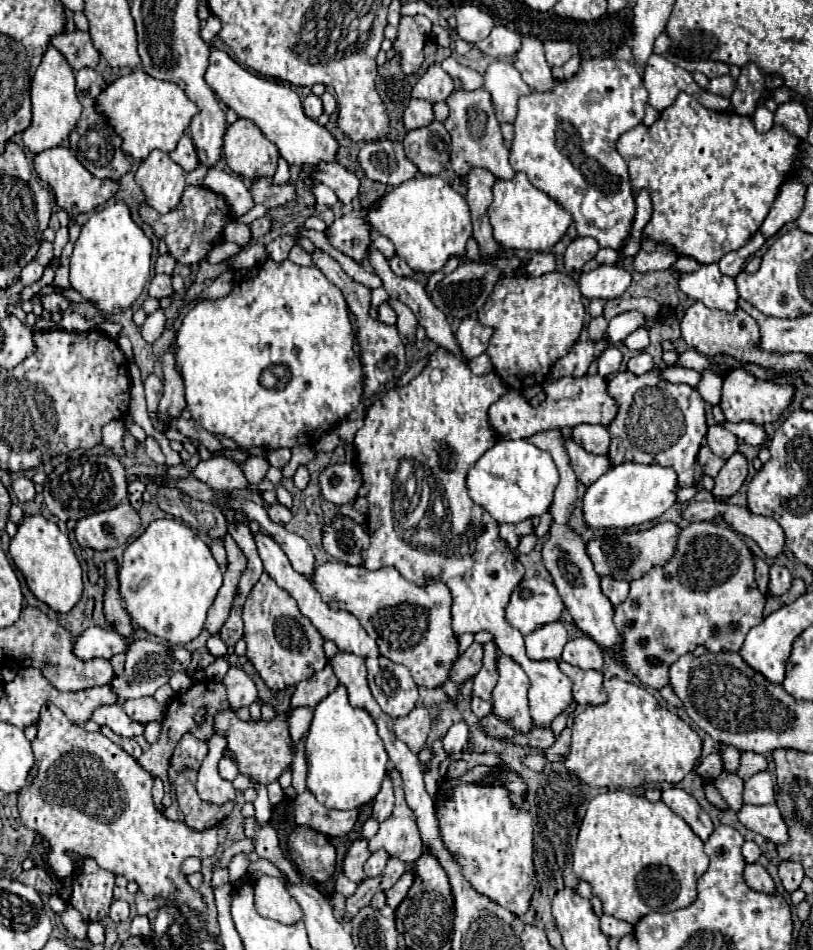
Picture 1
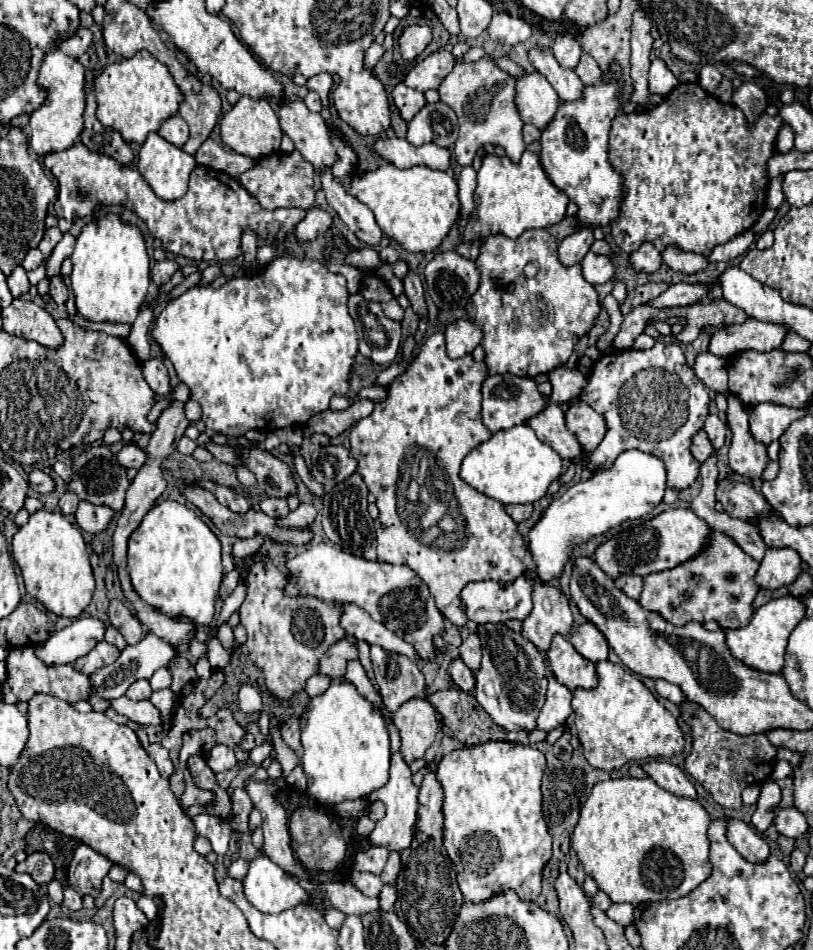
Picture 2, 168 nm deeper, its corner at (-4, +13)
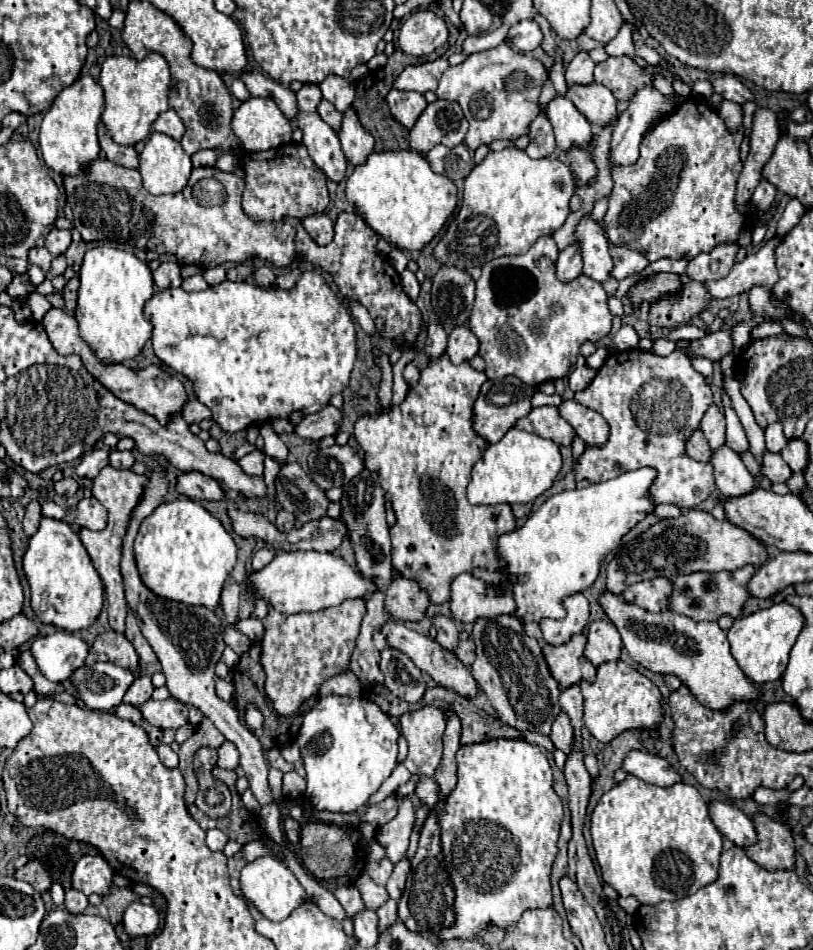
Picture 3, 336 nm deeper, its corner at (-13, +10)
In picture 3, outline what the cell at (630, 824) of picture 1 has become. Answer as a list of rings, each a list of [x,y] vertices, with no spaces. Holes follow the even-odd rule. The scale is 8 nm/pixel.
[[[628,775],[622,783],[614,785],[598,801],[590,821],[590,835],[596,851],[596,861],[602,871],[602,879],[612,885],[620,897],[632,895],[642,905],[684,899],[696,893],[700,887],[710,885],[718,879],[722,835],[710,819],[708,803],[692,785],[678,783],[672,787],[658,787],[644,783],[634,775]]]

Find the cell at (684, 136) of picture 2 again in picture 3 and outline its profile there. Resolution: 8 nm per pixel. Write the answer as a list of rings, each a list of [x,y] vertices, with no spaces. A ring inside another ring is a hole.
[[[690,95],[680,103],[672,115],[666,115],[652,127],[640,145],[640,159],[634,165],[612,165],[612,195],[604,223],[610,243],[624,245],[642,253],[648,261],[658,259],[694,259],[700,253],[710,253],[716,245],[738,241],[740,233],[752,227],[752,215],[738,211],[734,193],[736,179],[742,171],[740,145],[744,141],[744,127],[734,133],[720,119],[718,111],[702,97]]]

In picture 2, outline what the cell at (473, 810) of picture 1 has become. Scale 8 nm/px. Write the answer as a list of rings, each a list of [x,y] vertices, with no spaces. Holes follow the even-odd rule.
[[[485,742],[479,746],[465,746],[465,748],[457,748],[441,758],[441,762],[437,766],[437,780],[441,782],[441,786],[445,790],[443,844],[447,844],[447,854],[453,862],[453,870],[457,874],[457,884],[459,884],[459,890],[461,890],[465,902],[485,902],[497,894],[503,894],[505,890],[515,890],[521,900],[537,900],[537,896],[541,894],[541,872],[543,872],[545,862],[549,862],[549,858],[551,858],[551,834],[549,834],[547,822],[543,818],[543,798],[541,798],[543,770],[545,770],[545,756],[537,748],[515,744],[515,742]]]

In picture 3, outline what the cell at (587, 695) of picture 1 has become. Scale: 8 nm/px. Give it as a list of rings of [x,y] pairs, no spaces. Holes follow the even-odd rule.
[[[580,633],[560,647],[552,647],[552,645],[542,647],[546,663],[550,665],[550,673],[558,681],[560,689],[568,689],[582,681],[588,683],[594,681],[596,667],[584,657],[582,653],[584,645],[586,645],[586,637]]]

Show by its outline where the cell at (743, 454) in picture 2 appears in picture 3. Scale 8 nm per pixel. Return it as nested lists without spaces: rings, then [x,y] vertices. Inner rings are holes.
[[[764,451],[762,455],[762,475],[768,477],[772,483],[784,483],[792,471],[788,465],[784,465],[784,459],[780,457],[780,453],[772,453],[772,451]]]

